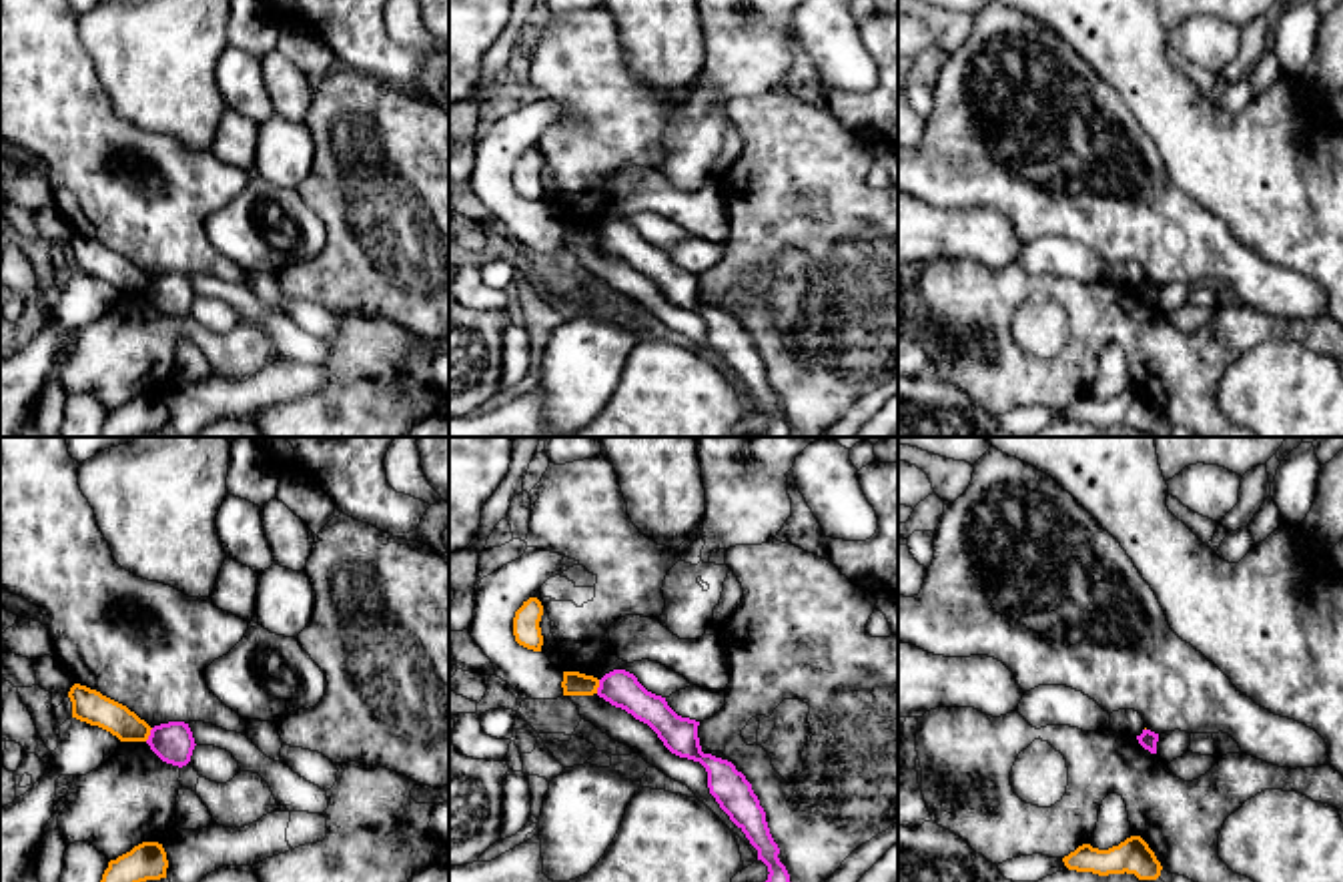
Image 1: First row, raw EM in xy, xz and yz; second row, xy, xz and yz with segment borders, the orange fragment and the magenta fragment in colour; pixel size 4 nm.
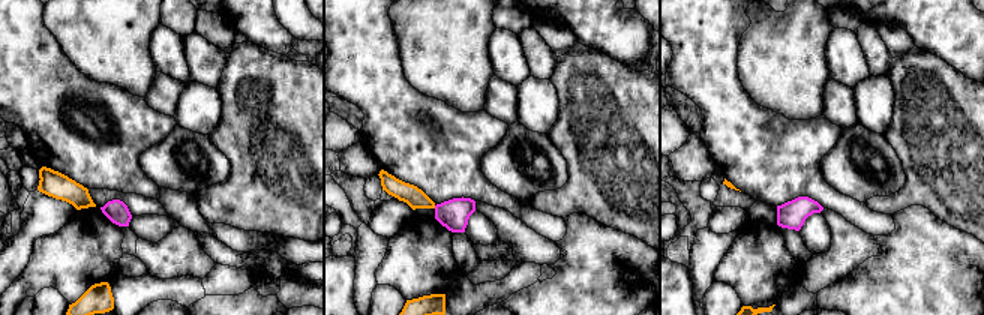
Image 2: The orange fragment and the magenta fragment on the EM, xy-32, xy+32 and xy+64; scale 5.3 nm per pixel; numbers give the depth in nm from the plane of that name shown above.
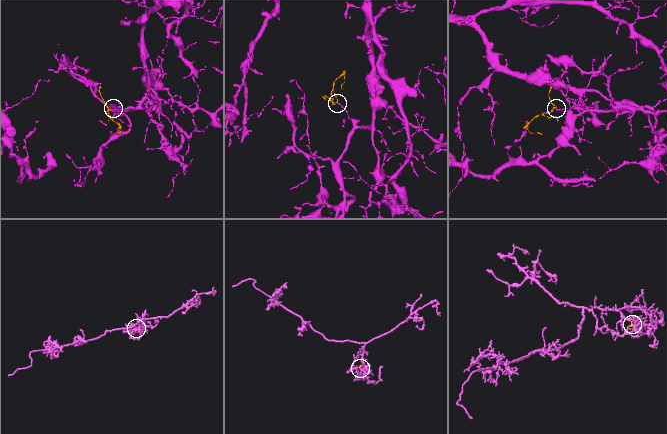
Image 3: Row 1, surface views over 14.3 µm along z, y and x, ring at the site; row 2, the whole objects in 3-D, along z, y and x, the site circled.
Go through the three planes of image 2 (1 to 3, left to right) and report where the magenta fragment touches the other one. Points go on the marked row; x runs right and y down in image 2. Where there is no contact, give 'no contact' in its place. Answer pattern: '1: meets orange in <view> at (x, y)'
1: no contact
2: no contact
3: no contact

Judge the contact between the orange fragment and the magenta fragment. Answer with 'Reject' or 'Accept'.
Reject

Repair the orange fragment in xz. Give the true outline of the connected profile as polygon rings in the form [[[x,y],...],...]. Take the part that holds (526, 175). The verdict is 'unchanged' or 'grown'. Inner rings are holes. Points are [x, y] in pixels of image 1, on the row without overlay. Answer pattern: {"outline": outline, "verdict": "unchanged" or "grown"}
{"outline": [[[529,148],[515,162],[513,186],[519,196],[533,202],[541,202],[541,196],[543,196],[543,186],[539,178],[541,166],[543,166],[543,156],[537,148]]], "verdict": "unchanged"}

